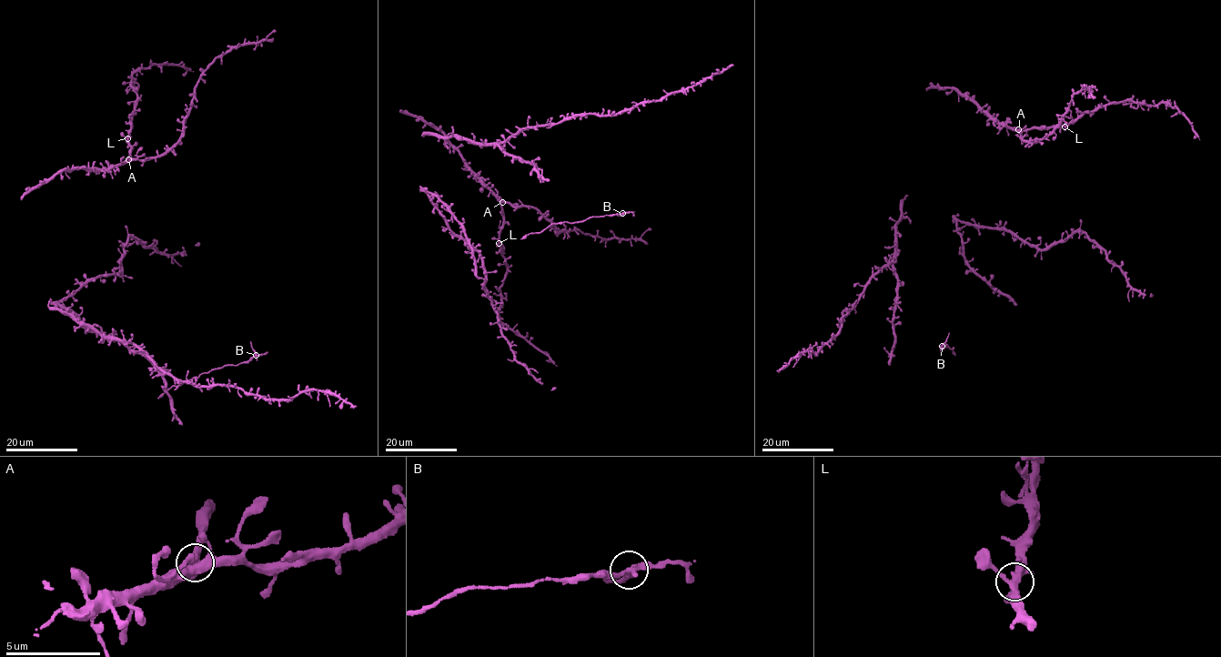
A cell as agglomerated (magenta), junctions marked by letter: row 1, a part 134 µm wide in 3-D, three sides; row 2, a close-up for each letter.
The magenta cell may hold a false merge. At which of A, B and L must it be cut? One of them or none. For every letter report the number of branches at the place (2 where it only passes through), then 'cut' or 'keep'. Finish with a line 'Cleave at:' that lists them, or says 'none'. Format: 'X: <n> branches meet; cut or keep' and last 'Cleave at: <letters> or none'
A: 4 branches meet; keep
B: 4 branches meet; cut
L: 3 branches meet; keep
Cleave at: B

